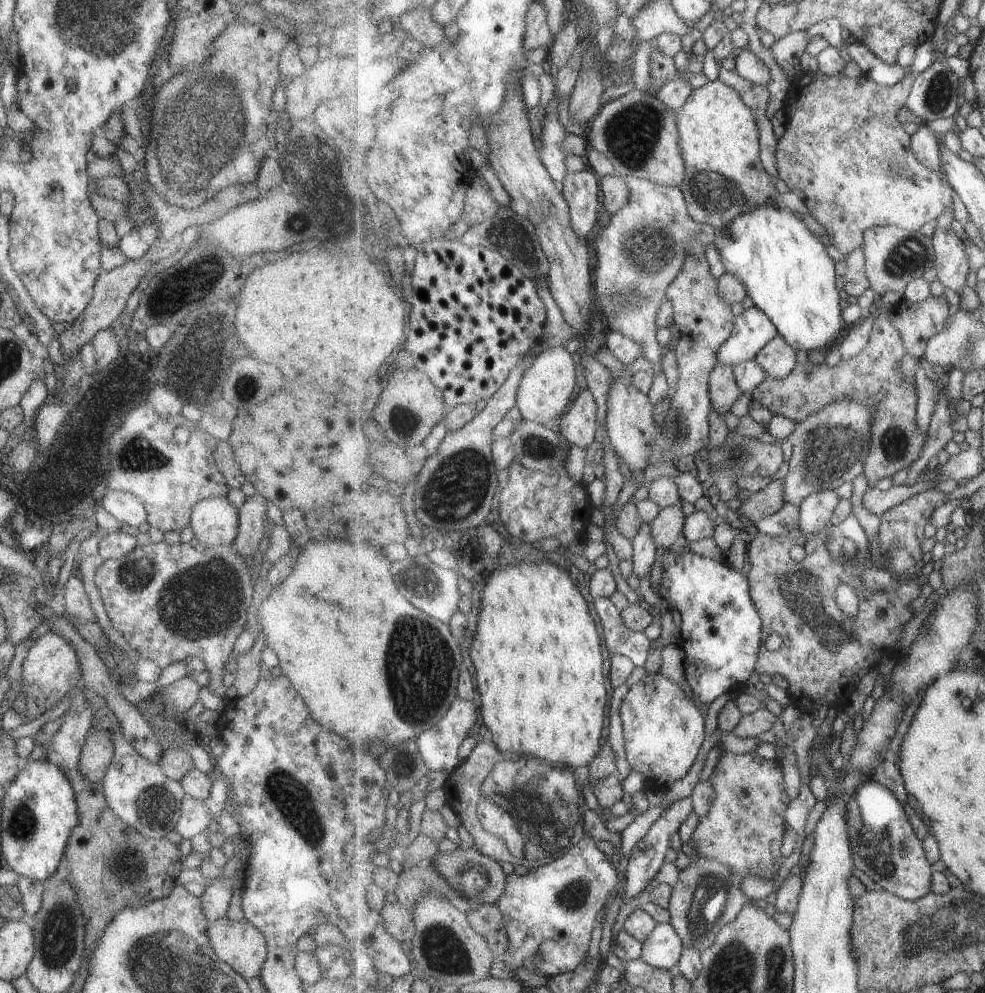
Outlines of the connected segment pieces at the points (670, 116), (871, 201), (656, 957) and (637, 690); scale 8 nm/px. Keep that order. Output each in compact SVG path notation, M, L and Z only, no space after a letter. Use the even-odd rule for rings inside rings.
M635 89L608 102L587 133L589 141L616 166L620 175L640 177L653 183L682 186L688 174L682 152L679 110L670 108L659 95Z
M821 71L813 75L814 78L810 84L806 84L802 90L802 80L800 83L796 82L792 86L792 92L788 96L788 102L786 102L786 110L790 112L790 119L786 121L786 132L784 136L778 140L776 156L778 160L778 170L781 174L781 178L784 178L792 191L800 196L805 204L811 209L811 214L815 216L824 226L826 230L830 232L835 246L845 255L851 255L858 249L862 249L865 246L865 236L866 232L870 228L878 225L898 225L906 227L908 230L922 230L926 224L930 223L935 225L936 218L940 218L944 212L948 212L950 208L954 206L954 200L956 200L957 190L952 186L952 183L946 182L942 178L942 172L936 172L932 168L928 168L918 158L916 152L913 149L913 136L906 130L905 123L900 120L900 110L907 106L911 92L913 90L914 83L918 76L914 74L908 74L902 82L898 82L894 86L888 84L880 84L876 80L872 80L868 76L863 74L859 77L849 78L842 74L836 76L825 75Z
M672 922L659 923L648 942L644 942L642 958L652 966L677 970L685 956L685 942Z
M666 673L649 674L632 685L621 706L627 760L632 771L649 775L650 786L672 786L686 778L706 742L706 718L684 687Z

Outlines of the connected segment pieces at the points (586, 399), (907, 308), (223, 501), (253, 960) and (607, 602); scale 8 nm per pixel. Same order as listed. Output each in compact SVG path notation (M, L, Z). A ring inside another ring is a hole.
M588 387L578 394L570 411L561 417L560 431L572 444L589 447L596 440L599 412L598 400Z
M946 294L942 297L932 295L926 302L915 303L904 297L896 303L890 320L902 332L906 355L923 360L930 340L951 322L954 308Z
M210 496L194 505L190 527L202 545L228 546L238 534L238 516L227 496Z
M218 918L207 927L208 940L212 950L222 962L231 966L240 976L260 976L267 956L267 942L264 934L246 918L234 920Z
M610 597L595 599L595 608L601 617L607 648L613 655L626 655L636 662L637 666L645 666L650 658L650 640L645 632L632 630L618 606Z

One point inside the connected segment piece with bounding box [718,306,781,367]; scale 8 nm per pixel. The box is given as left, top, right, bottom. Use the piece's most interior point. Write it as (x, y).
(755, 328)

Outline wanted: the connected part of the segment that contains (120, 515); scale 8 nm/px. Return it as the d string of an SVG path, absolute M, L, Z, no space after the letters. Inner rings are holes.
M107 490L100 501L100 506L124 526L138 527L142 522L146 522L146 508L133 494L119 490Z

